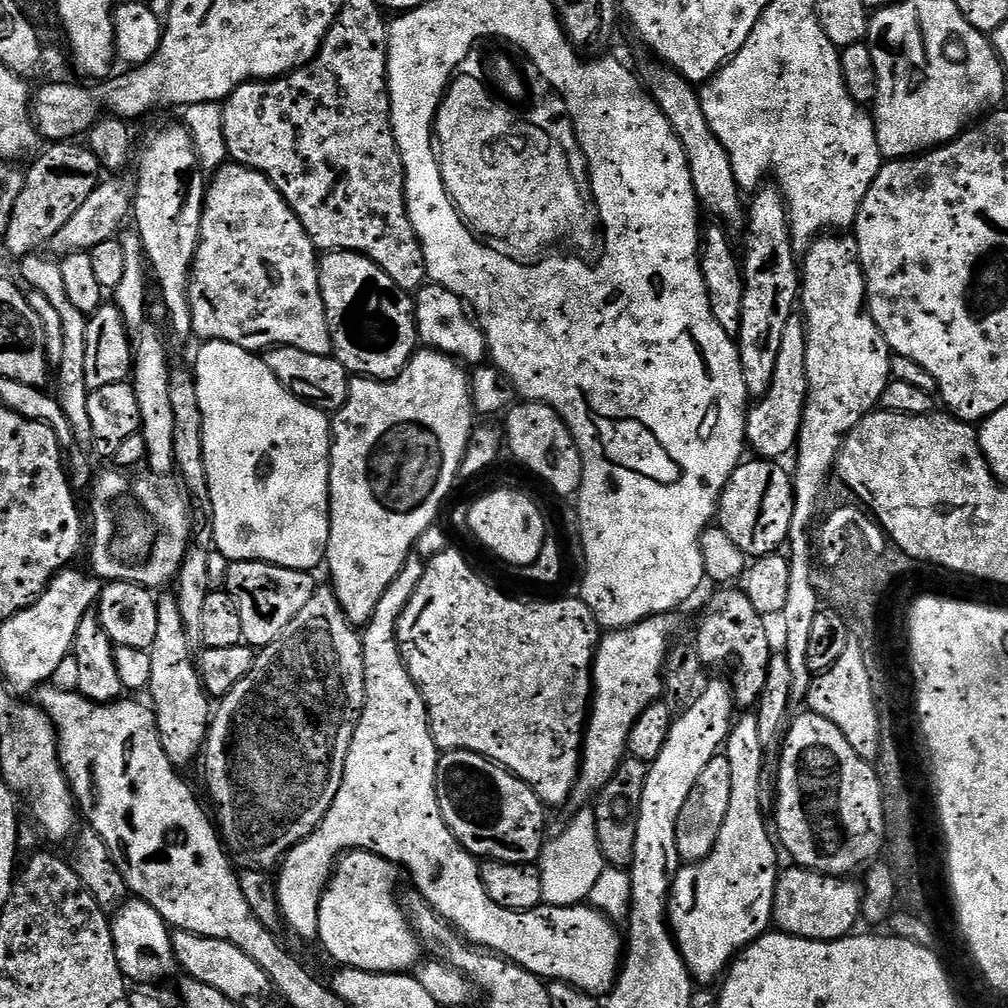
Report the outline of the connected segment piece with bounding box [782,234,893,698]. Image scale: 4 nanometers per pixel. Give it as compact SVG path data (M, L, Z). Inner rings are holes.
M824 234L808 245L802 256L802 287L798 300L801 305L804 303L802 319L808 338L808 401L804 403L800 437L794 449L796 472L794 468L792 492L796 501L787 539L790 548L792 544L792 552L788 561L786 606L782 613L782 651L790 662L792 696L804 698L814 679L813 672L806 666L810 625L814 623L814 614L822 607L816 584L812 581L814 544L808 541L808 531L816 516L816 499L823 494L828 475L833 475L844 437L854 430L861 416L867 416L880 404L892 374L893 353L866 307L864 271L856 255L855 235Z

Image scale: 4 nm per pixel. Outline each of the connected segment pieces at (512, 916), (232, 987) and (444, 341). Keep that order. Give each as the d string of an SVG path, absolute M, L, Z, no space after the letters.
M413 554L408 557L408 561L402 566L402 570L398 574L398 578L394 578L394 582L390 582L390 586L386 590L386 594L382 594L382 598L378 602L378 606L374 610L374 614L369 618L366 627L362 632L364 642L364 669L366 670L366 690L364 691L364 709L359 714L356 721L356 729L352 735L350 742L350 750L346 754L346 762L344 763L344 777L342 778L342 786L338 786L338 794L334 798L334 802L330 806L330 810L322 818L322 822L308 837L302 842L298 842L285 855L284 859L278 865L278 871L274 876L274 891L276 893L276 902L280 905L280 914L283 923L288 924L288 928L296 936L301 936L304 940L315 941L320 935L318 930L318 910L320 909L320 898L328 887L328 881L332 879L333 871L341 856L346 852L359 850L362 852L372 852L375 856L381 856L383 860L387 860L393 866L405 868L412 875L411 887L424 897L424 901L436 911L442 919L448 921L461 936L470 944L477 944L479 948L487 948L489 952L496 953L497 956L504 957L505 960L512 961L520 968L525 968L527 972L533 972L545 982L561 980L567 984L572 984L576 988L580 988L583 992L590 992L597 998L607 997L608 993L616 986L616 977L620 975L622 967L622 932L609 916L599 912L597 908L589 906L587 903L566 906L565 908L554 908L541 906L539 908L531 908L525 912L515 912L514 910L506 910L502 906L498 906L498 902L494 902L490 898L490 894L486 894L486 886L482 886L482 878L480 877L480 864L477 857L472 856L467 850L461 846L460 840L446 826L446 822L442 818L442 810L438 806L438 798L436 797L436 761L438 759L438 749L432 731L428 725L428 711L424 705L422 694L418 690L418 686L410 678L410 674L406 670L404 660L400 657L400 647L396 641L396 624L400 620L400 615L404 613L405 606L410 602L410 598L414 594L414 590L418 586L418 582L424 573L425 561L419 560L419 555Z
M179 930L171 933L172 952L176 961L182 969L185 977L192 977L198 982L206 982L206 986L214 986L226 999L233 1002L239 1000L252 1000L255 996L264 996L270 992L268 975L238 946L234 946L225 940L218 938L206 938L193 932L181 932Z
M428 282L415 293L416 335L425 349L433 352L444 352L453 360L464 366L479 366L485 363L488 356L488 343L479 323L470 315L460 297L450 290Z

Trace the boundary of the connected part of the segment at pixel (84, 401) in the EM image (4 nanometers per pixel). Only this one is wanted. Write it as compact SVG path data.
M33 254L23 257L19 261L20 276L31 291L42 294L42 298L46 298L50 302L50 306L54 306L54 310L58 313L58 318L62 322L62 362L58 365L57 374L54 376L54 384L56 380L56 389L54 395L62 406L62 414L66 414L66 422L72 428L71 443L76 444L72 456L70 452L70 468L73 473L84 476L88 472L88 452L93 451L92 447L92 431L90 430L90 402L88 401L89 389L86 386L86 326L88 325L88 317L82 314L82 310L77 310L71 304L70 298L66 295L66 285L62 278L62 270L59 263L55 259L47 260L44 254Z

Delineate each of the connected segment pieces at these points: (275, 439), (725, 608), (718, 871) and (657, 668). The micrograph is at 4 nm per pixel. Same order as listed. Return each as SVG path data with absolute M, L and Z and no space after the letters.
M210 340L201 343L196 352L196 389L198 390L198 406L204 409L204 445L202 454L206 462L206 478L208 479L208 503L212 516L212 536L216 539L216 548L225 556L225 561L260 560L263 564L277 564L283 568L293 568L299 572L312 572L323 565L328 551L330 538L330 458L332 456L332 420L329 413L310 406L306 401L290 394L270 374L270 366L255 352L247 352L242 346L234 346L230 342Z
M724 586L708 600L704 617L696 628L694 647L697 657L705 669L717 668L721 677L730 681L734 704L737 709L748 710L759 701L762 686L766 686L766 670L774 651L768 641L765 617L746 598L743 590L736 586Z
M754 714L744 716L733 723L728 739L722 749L722 755L730 762L730 810L726 810L726 822L722 822L722 831L714 850L705 860L688 862L684 869L677 871L672 878L672 889L668 892L668 927L676 940L684 964L692 973L693 981L708 986L711 980L719 981L727 973L733 960L740 953L769 931L773 923L772 907L776 893L777 845L774 843L770 824L764 821L764 800L760 797L760 783L764 780L764 752L766 745L758 738L758 718Z
M672 614L649 616L629 628L618 628L601 635L592 666L594 695L580 761L578 792L582 795L591 797L610 782L626 758L628 735L634 722L642 716L646 706L657 703L664 696L664 662L670 647L668 639L676 628L674 617Z

